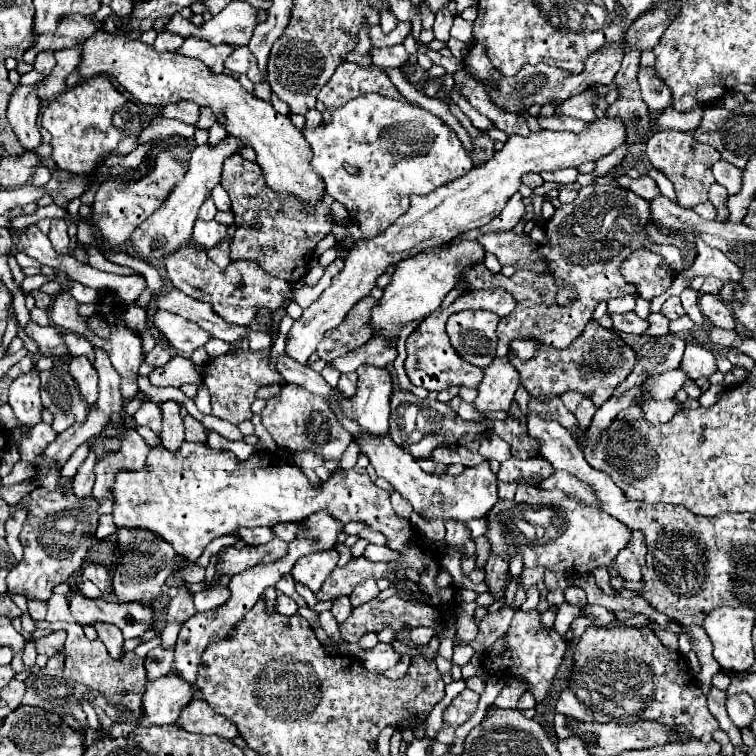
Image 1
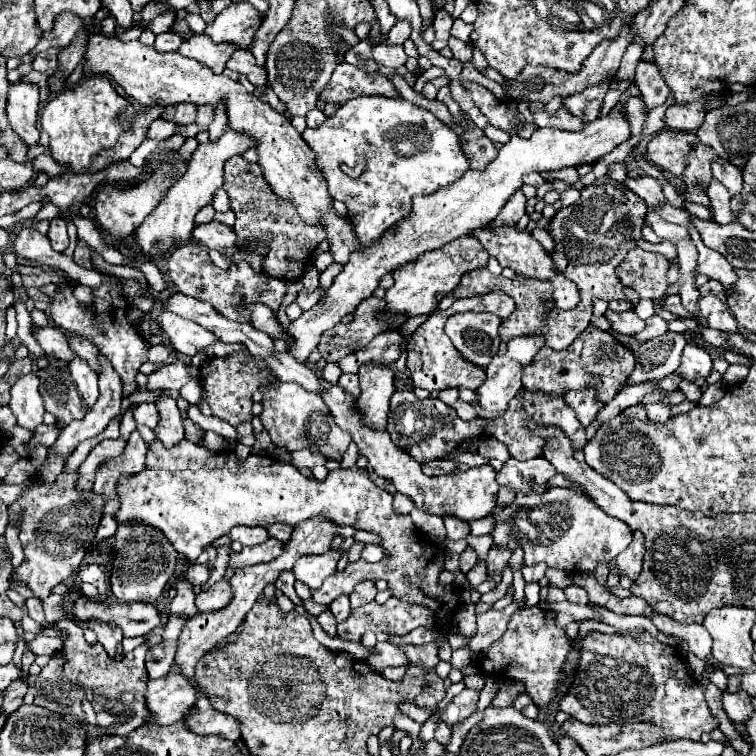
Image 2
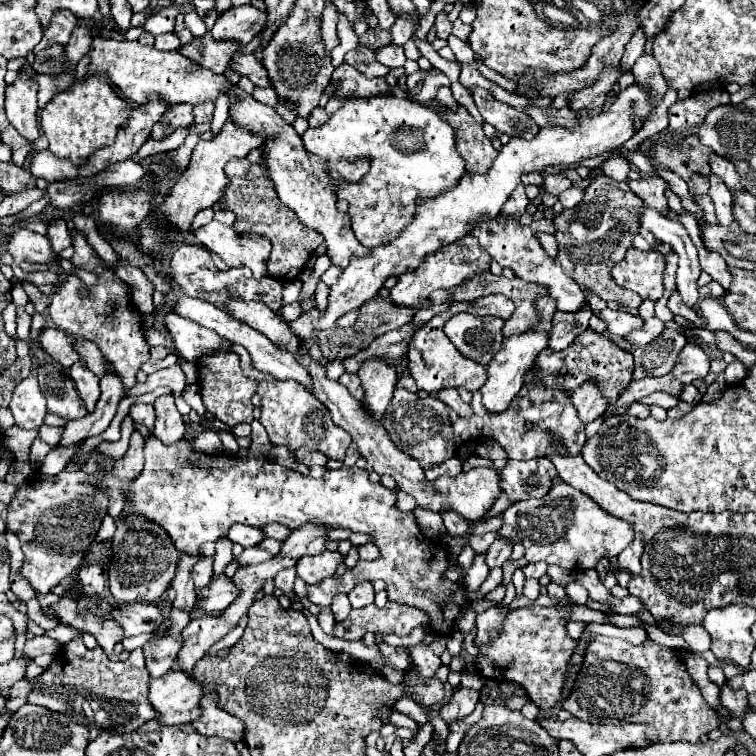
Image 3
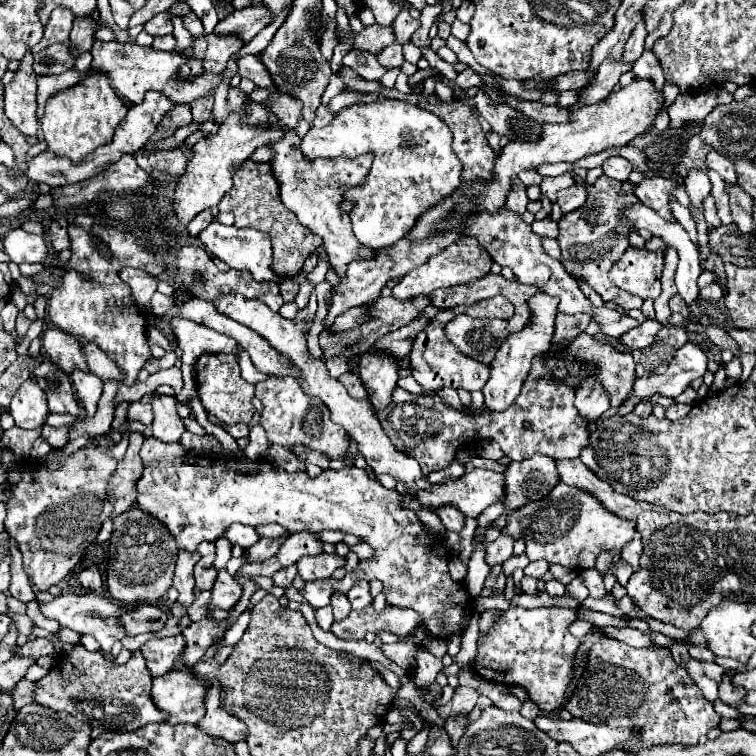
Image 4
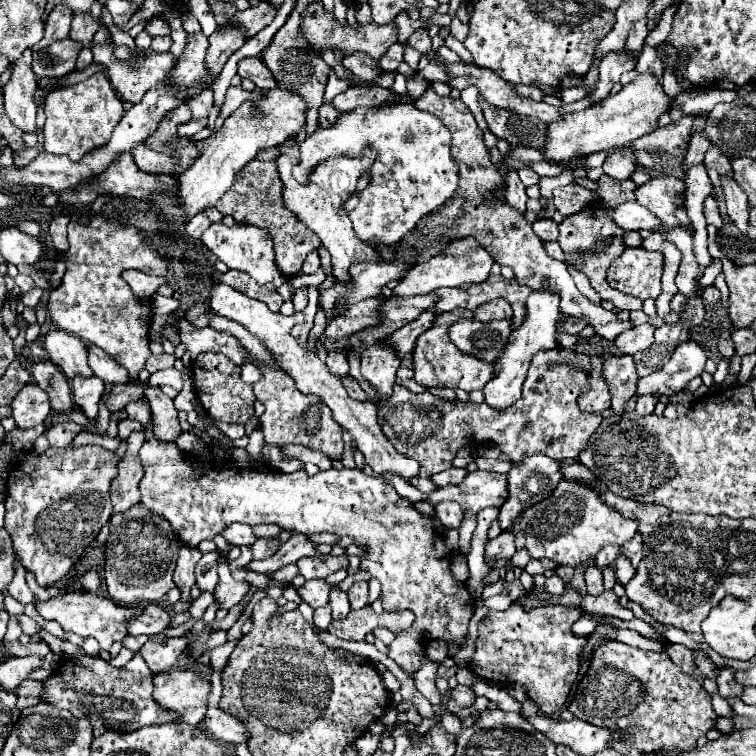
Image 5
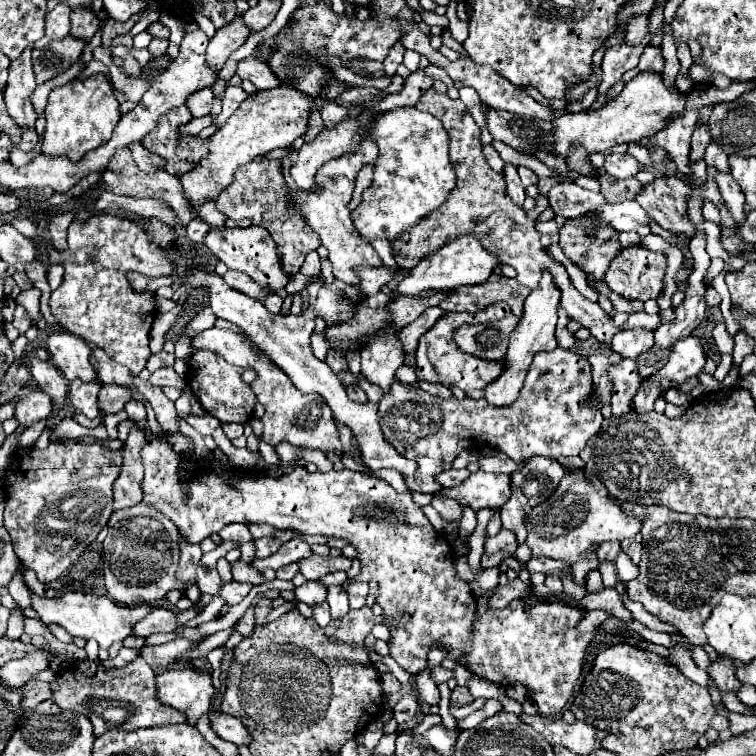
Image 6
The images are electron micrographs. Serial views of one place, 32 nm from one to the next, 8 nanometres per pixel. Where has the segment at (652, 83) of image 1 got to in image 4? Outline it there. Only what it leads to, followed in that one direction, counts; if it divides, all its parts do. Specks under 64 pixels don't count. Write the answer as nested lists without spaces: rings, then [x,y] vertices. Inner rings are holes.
[[[644,50],[642,56],[634,62],[634,68],[632,70],[640,78],[652,78],[654,80],[654,86],[658,90],[664,88],[664,72],[662,72],[662,66],[656,60],[656,56],[654,56],[652,50]]]

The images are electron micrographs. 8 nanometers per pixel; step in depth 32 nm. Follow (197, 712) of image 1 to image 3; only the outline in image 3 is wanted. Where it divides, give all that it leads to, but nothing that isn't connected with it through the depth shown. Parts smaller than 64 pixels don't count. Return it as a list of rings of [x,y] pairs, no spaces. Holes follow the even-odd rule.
[[[208,692],[202,698],[202,718],[192,722],[192,726],[206,736],[220,736],[232,742],[244,738],[244,724],[216,706],[216,692]]]

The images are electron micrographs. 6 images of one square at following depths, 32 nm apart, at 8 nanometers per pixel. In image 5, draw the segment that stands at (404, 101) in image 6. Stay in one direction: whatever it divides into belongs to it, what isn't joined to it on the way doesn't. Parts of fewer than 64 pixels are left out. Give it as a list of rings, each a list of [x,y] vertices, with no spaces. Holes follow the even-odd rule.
[[[412,74],[412,76],[406,78],[406,90],[408,90],[408,92],[404,92],[404,94],[400,94],[400,96],[394,96],[394,98],[388,98],[386,104],[400,104],[400,102],[404,102],[404,104],[414,104],[414,102],[426,92],[428,84],[430,84],[430,80]]]

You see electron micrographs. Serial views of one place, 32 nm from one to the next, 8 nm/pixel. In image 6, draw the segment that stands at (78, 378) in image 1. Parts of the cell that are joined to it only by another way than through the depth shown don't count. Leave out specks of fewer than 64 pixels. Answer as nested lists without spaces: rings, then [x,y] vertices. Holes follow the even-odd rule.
[[[72,380],[68,384],[68,400],[70,404],[82,412],[88,418],[98,418],[98,406],[96,406],[96,398],[98,398],[98,390],[100,390],[100,382],[82,382],[82,380]]]

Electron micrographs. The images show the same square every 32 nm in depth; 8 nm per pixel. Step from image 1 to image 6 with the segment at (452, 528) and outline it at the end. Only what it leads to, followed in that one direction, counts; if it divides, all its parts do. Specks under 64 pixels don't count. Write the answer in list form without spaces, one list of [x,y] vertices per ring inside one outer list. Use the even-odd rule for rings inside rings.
[[[432,498],[432,506],[438,510],[438,514],[444,520],[460,520],[462,518],[462,508],[460,508],[460,504],[456,504],[456,500],[434,500]]]

